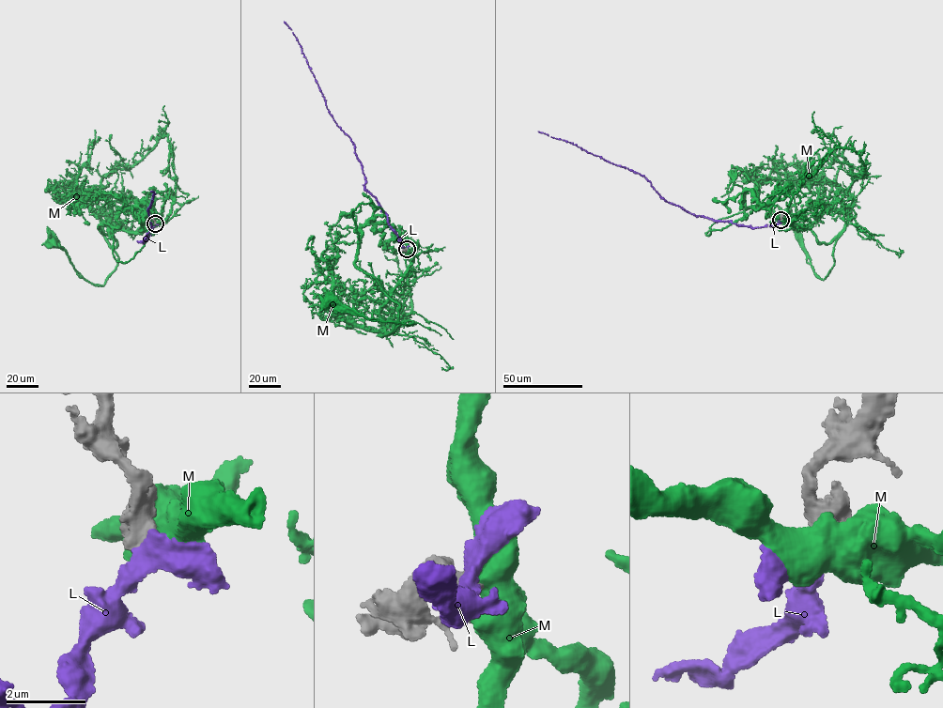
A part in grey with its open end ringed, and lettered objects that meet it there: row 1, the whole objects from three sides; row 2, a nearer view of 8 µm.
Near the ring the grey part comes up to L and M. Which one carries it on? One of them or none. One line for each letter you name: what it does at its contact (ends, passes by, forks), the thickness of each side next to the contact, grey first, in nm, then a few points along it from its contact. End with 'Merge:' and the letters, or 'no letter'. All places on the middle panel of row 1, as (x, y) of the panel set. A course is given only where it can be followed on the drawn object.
L: it passes by | 440/380 nm | via (407, 249), (377, 199), (365, 189), (354, 146), (329, 113), (301, 46), (284, 21)
Merge: L

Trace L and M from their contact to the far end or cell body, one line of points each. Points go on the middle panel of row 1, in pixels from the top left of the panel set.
L: (407, 249), (377, 199), (365, 189), (354, 146), (329, 113), (301, 46), (284, 21)
M: (407, 249), (409, 271), (383, 307), (380, 321), (389, 335), (404, 322), (414, 324), (368, 320), (329, 301)

